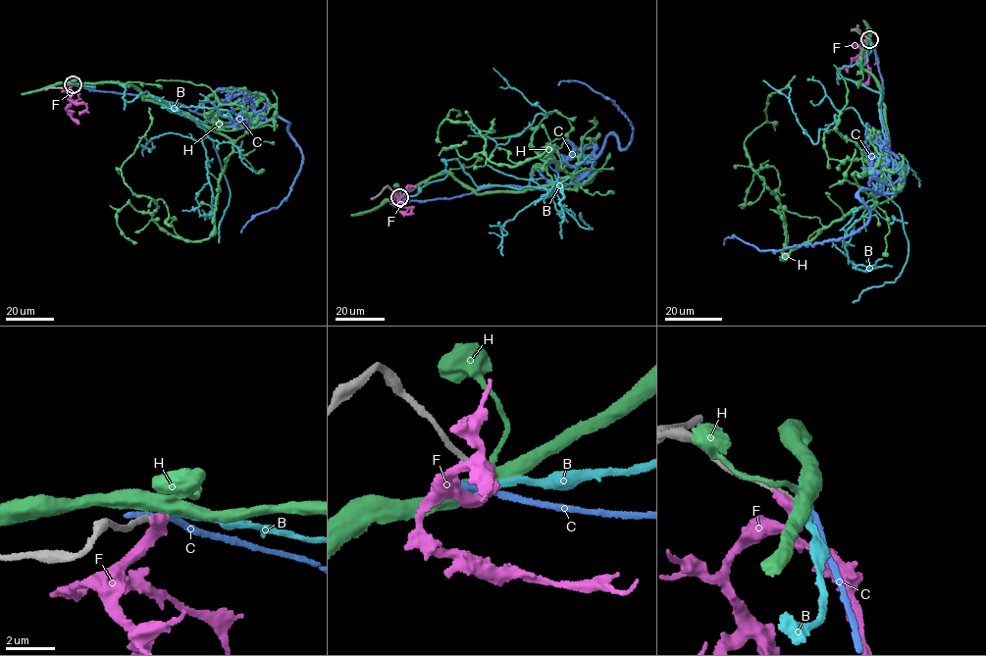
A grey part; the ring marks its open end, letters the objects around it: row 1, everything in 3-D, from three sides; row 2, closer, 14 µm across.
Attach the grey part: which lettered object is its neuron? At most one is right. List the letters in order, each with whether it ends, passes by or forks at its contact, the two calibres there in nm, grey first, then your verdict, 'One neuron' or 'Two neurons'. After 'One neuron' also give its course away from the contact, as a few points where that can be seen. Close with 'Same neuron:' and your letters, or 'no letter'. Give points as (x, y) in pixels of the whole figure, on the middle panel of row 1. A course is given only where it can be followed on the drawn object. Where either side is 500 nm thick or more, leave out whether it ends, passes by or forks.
B: It ends there. Thickness 340 nm (grey) against 220 nm. Two neurons
C: It passes by. Thickness 360 nm (grey) against 240 nm. Two neurons
F: Thickness 400 nm (grey) against 600 nm. Two neurons
H: It forks there. Thickness 360 nm (grey) against 440 nm. Two neurons
Same neuron: no letter

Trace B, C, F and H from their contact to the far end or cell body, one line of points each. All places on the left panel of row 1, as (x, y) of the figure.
B: (73, 83), (119, 82), (127, 101), (147, 91), (201, 127), (162, 107), (223, 109), (233, 119), (199, 100)
C: (72, 83), (177, 102), (234, 128), (286, 121), (303, 156), (298, 174), (281, 204), (254, 216), (240, 232)
F: (71, 84), (68, 92), (72, 102), (66, 110), (79, 124)
H: (72, 83), (129, 85), (231, 140), (205, 239), (170, 234), (152, 218), (156, 201), (124, 181), (148, 108)

